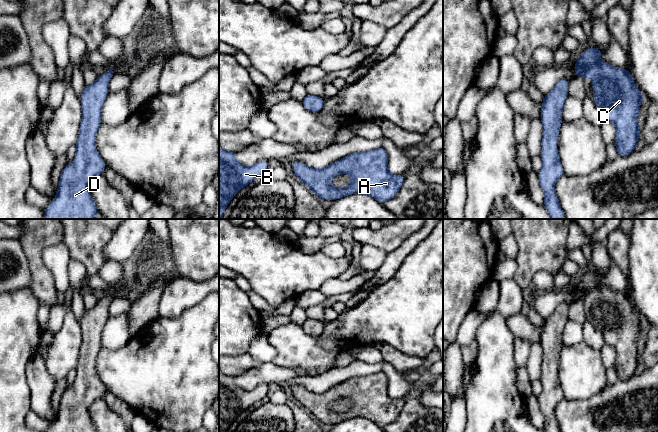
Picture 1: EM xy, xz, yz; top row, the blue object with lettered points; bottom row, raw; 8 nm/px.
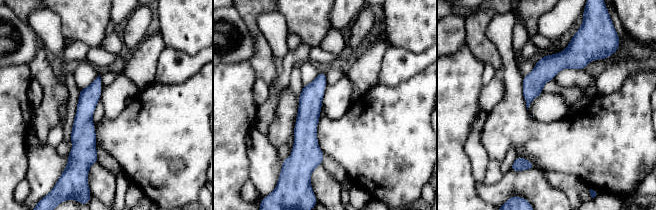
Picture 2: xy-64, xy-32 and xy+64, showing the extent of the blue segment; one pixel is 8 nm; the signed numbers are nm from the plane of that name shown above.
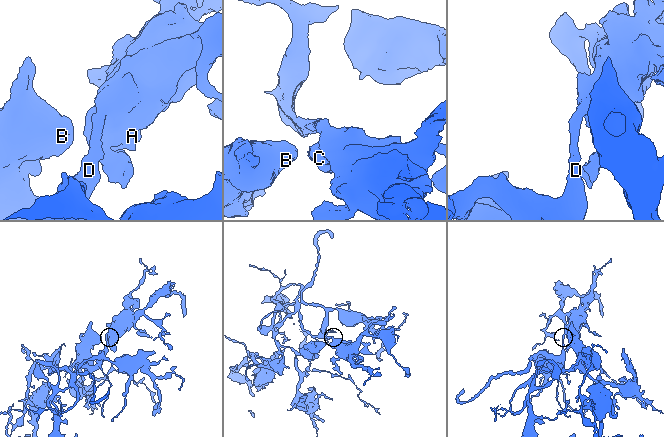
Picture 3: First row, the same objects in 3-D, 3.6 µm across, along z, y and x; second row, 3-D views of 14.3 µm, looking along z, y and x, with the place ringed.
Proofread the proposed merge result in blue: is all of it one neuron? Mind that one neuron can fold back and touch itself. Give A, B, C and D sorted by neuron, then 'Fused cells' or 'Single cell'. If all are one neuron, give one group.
Groups: A B C D. Single cell

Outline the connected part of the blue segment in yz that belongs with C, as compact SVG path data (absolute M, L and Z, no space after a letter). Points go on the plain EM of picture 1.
M595 270L585 274L572 291L576 301L592 302L594 327L604 337L605 344L616 351L614 368L619 380L636 373L639 362L638 338L644 321L628 293L599 286L603 276Z

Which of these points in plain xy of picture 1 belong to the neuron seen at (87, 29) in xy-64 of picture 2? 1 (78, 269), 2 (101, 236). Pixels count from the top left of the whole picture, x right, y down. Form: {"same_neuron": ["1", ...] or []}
{"same_neuron": ["2"]}

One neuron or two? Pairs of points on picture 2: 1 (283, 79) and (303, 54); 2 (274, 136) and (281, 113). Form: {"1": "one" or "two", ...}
{"1": "one", "2": "one"}

